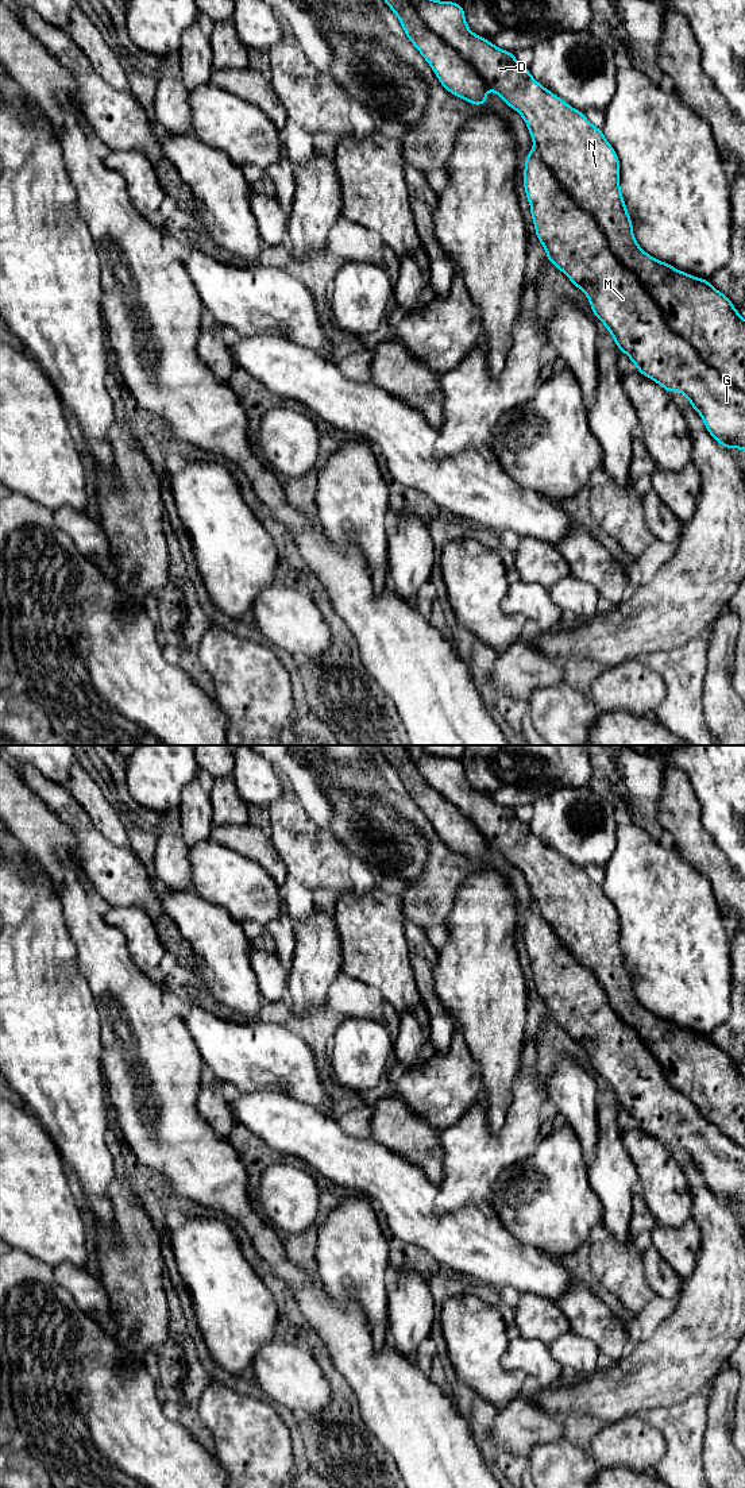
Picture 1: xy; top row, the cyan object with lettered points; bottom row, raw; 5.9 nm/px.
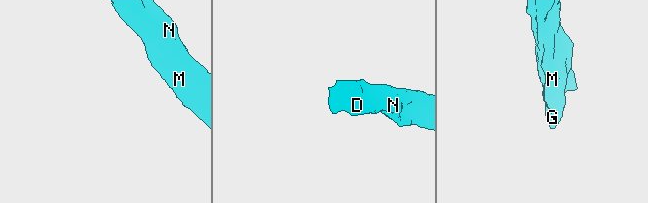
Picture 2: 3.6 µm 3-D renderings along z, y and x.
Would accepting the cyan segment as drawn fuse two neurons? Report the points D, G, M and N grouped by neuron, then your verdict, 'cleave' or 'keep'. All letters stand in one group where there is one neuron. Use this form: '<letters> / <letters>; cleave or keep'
D G M N; keep

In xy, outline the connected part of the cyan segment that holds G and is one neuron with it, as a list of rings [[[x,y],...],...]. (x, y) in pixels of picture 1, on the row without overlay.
[[[421,745],[377,747],[449,849],[483,863],[490,844],[524,874],[534,901],[525,915],[524,944],[536,991],[545,1003],[547,1014],[586,1049],[592,1071],[606,1082],[617,1103],[630,1114],[637,1127],[667,1148],[683,1149],[700,1171],[709,1190],[726,1206],[745,1207],[745,1076],[707,1036],[683,1029],[648,1011],[637,1001],[619,944],[619,915],[601,884],[539,840],[529,825],[517,818],[514,809],[475,791],[467,783],[459,759],[429,755]]]

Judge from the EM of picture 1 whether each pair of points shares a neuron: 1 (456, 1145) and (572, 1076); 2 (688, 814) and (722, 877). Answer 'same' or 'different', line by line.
1: different
2: same

